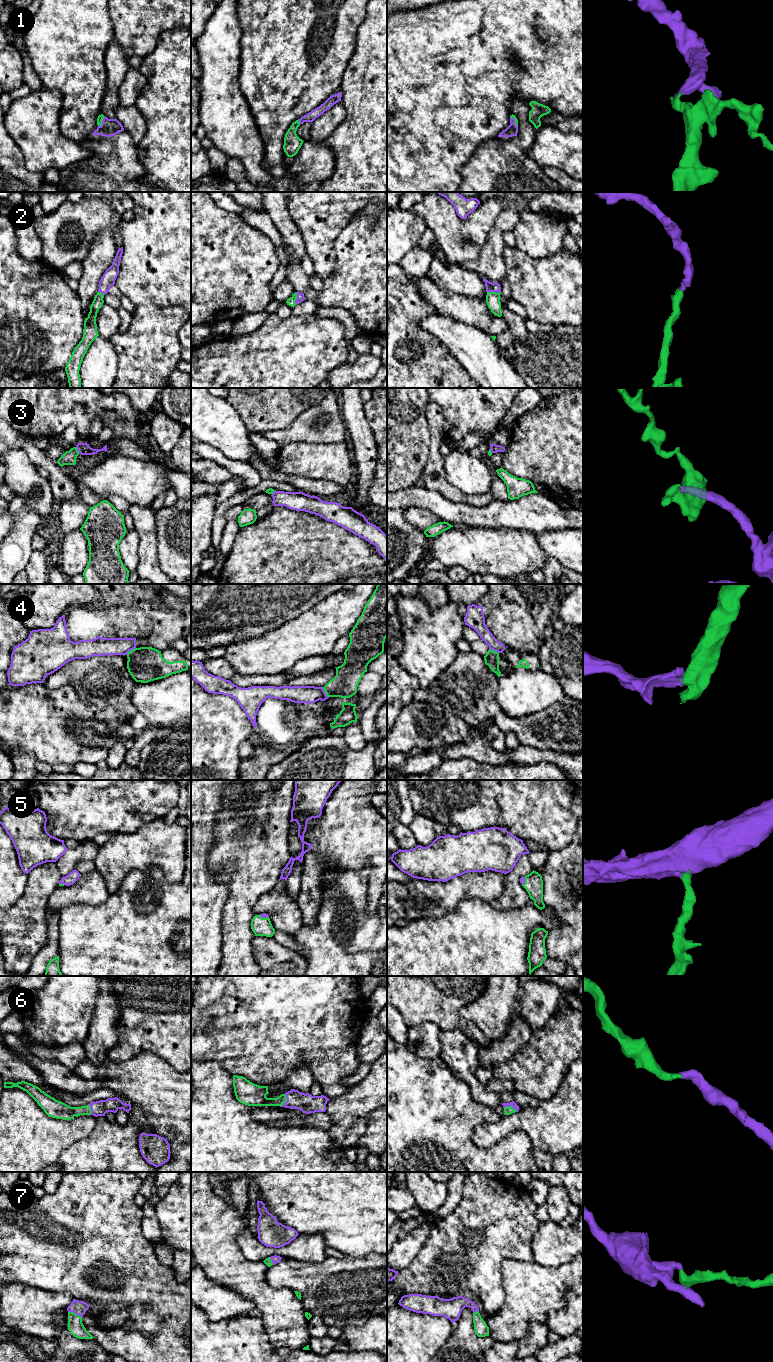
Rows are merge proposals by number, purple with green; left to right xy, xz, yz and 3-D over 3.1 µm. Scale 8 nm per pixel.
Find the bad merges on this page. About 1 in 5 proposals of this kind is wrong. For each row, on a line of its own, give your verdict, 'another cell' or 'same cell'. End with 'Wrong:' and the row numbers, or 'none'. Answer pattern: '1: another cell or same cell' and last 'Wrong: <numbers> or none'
1: same cell
2: same cell
3: another cell
4: another cell
5: same cell
6: same cell
7: same cell
Wrong: 3, 4

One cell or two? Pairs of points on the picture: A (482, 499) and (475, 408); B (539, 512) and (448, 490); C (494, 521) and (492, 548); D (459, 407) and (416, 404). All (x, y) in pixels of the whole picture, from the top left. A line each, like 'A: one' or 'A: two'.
A: two
B: two
C: two
D: two

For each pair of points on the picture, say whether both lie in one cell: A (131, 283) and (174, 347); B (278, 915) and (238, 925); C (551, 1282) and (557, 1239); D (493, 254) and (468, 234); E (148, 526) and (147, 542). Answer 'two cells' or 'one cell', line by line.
A: two cells
B: two cells
C: two cells
D: two cells
E: one cell

